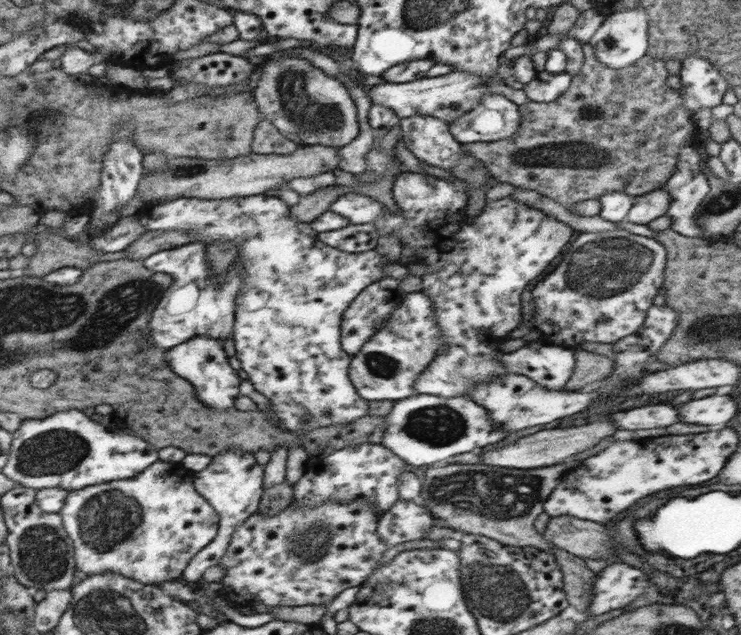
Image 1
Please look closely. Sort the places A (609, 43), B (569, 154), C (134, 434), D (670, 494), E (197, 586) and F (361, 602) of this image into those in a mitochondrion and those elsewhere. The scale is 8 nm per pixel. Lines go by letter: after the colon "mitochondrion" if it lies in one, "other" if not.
A: other
B: mitochondrion
C: other
D: other
E: other
F: other

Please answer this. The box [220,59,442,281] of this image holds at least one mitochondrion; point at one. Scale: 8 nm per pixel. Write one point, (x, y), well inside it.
(299, 108)

